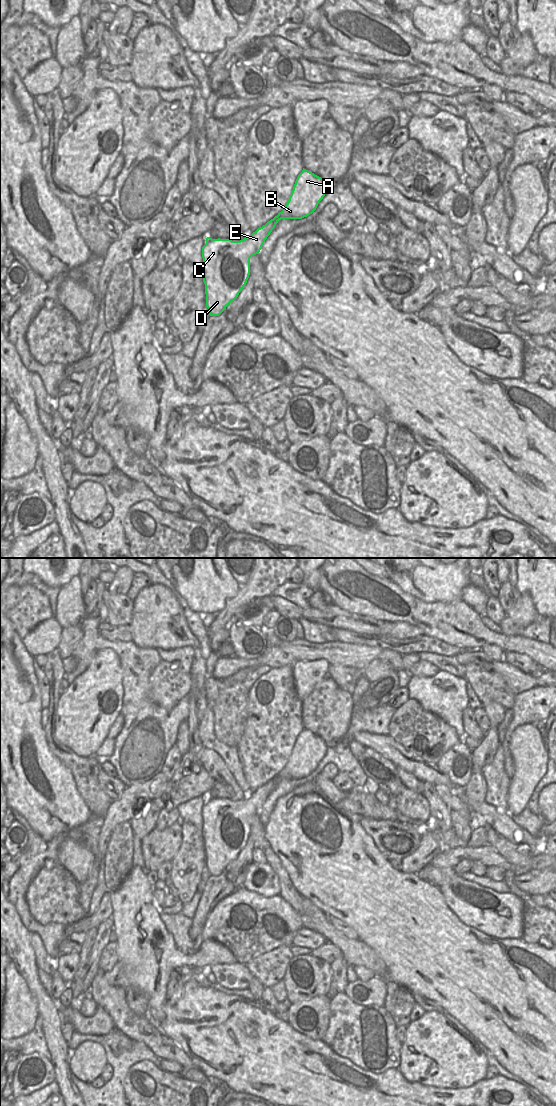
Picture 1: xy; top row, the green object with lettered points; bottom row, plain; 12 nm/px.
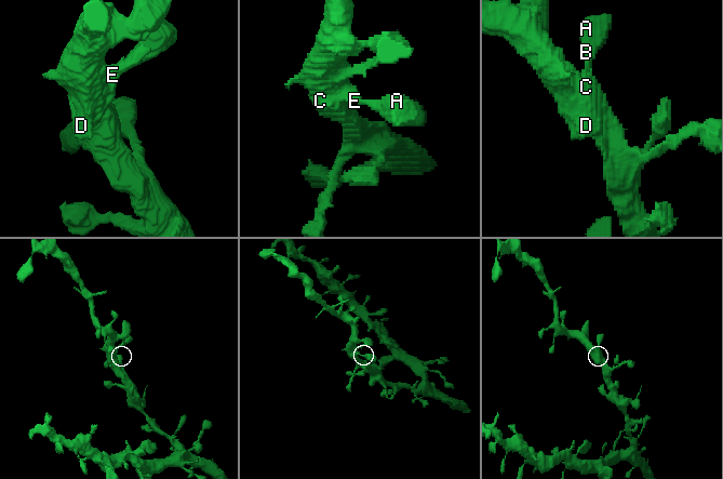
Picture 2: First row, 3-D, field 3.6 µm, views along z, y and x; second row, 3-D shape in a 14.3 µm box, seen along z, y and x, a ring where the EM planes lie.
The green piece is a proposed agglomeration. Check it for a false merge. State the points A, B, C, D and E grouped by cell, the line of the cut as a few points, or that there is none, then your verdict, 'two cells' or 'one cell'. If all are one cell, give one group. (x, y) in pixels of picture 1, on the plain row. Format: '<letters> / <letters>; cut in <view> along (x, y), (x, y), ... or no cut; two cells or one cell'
A B C D E; no cut; one cell

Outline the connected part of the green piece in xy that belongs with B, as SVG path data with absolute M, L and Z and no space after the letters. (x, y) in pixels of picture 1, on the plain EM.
M303 728L287 764L265 785L240 801L206 798L202 807L202 837L210 876L219 876L238 857L250 835L250 818L260 812L278 781L309 776L327 749L321 737Z

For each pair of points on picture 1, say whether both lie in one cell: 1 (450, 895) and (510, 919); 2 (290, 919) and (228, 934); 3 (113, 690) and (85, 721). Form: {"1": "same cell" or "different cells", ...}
{"1": "same cell", "2": "same cell", "3": "same cell"}

